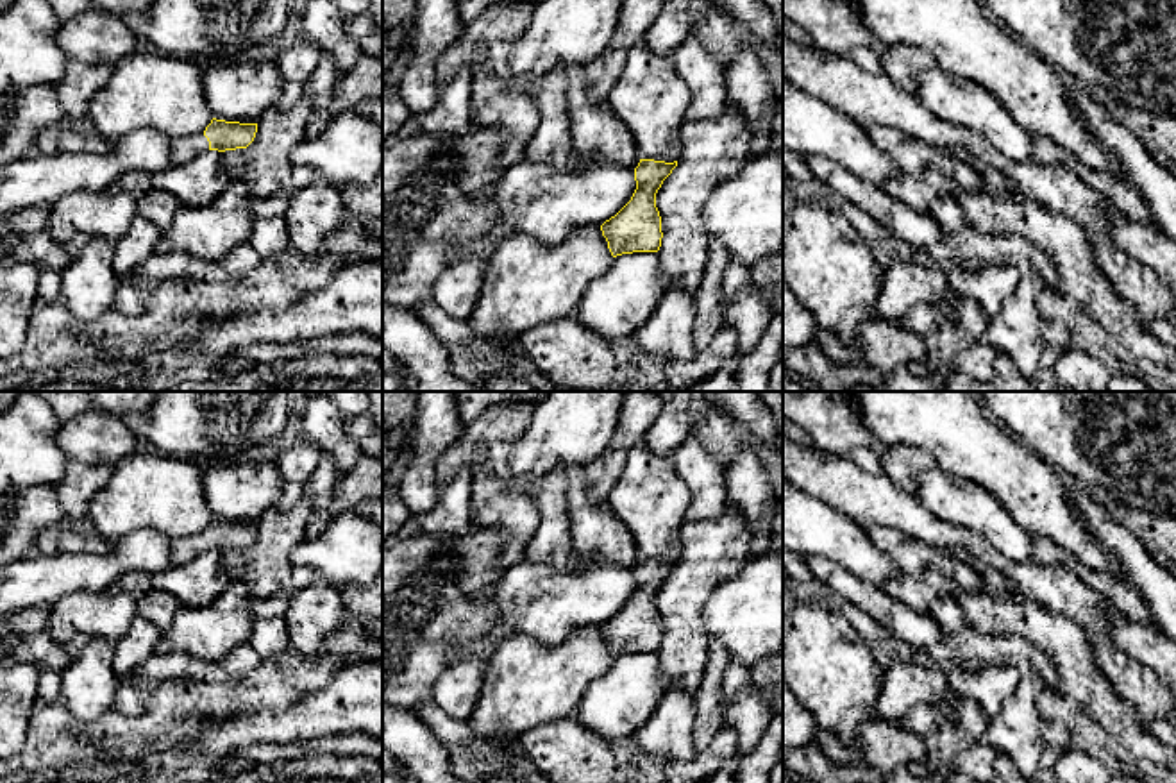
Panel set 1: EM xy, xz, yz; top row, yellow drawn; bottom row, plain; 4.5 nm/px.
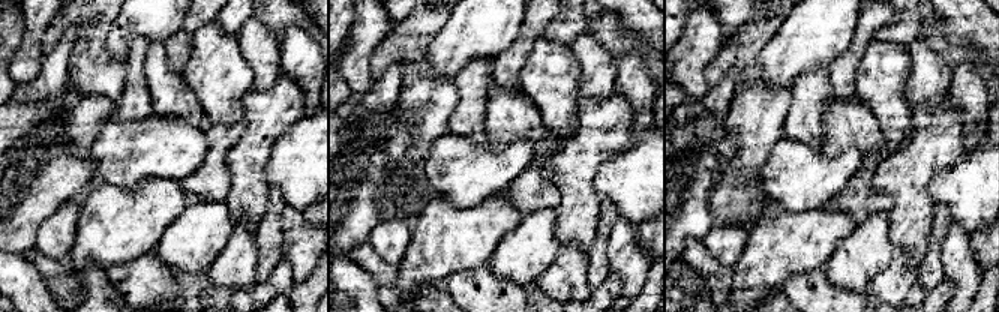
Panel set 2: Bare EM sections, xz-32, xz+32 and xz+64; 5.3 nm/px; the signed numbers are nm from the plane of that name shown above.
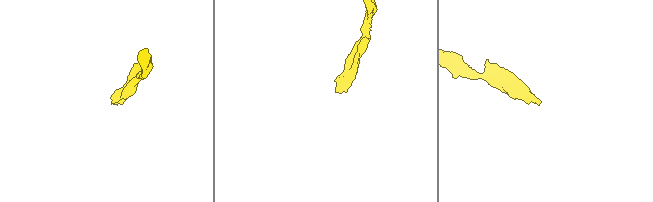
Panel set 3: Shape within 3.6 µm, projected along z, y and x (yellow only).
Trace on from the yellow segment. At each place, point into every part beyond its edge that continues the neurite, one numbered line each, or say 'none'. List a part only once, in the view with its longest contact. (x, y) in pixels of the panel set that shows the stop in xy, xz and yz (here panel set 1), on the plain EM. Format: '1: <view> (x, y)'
1: xy (184, 549)

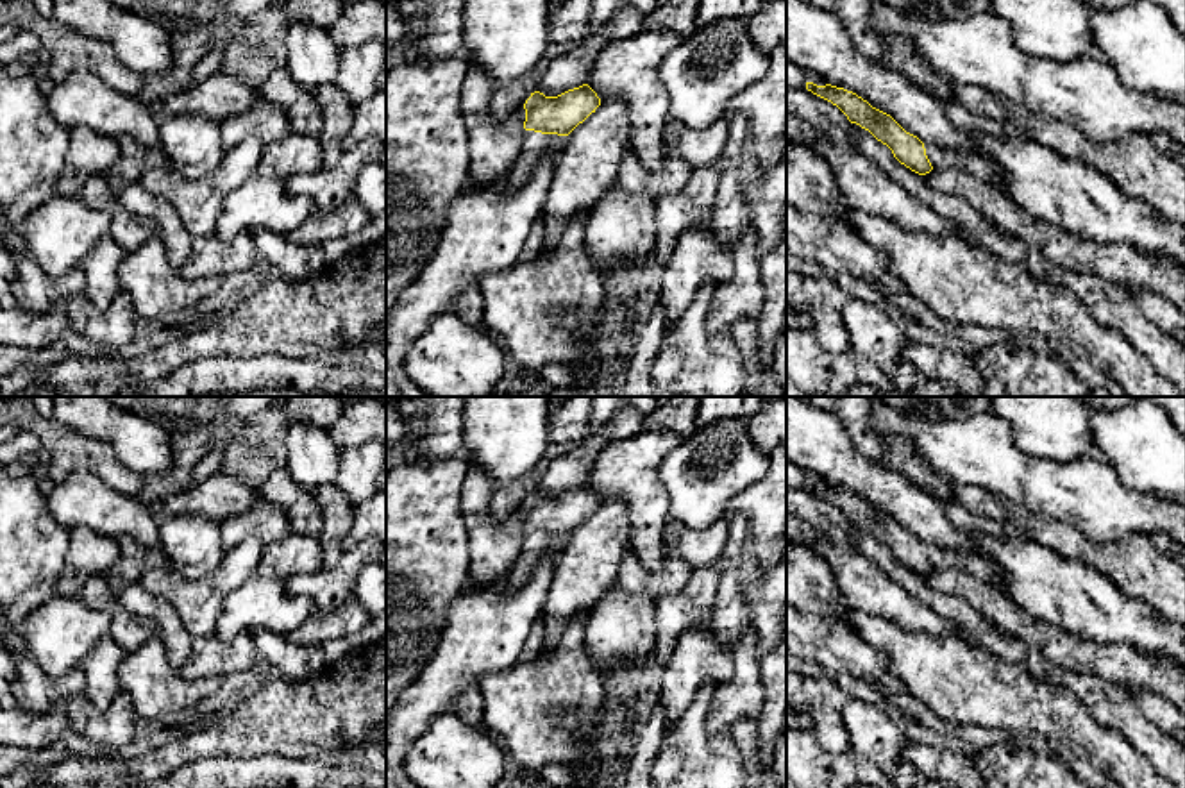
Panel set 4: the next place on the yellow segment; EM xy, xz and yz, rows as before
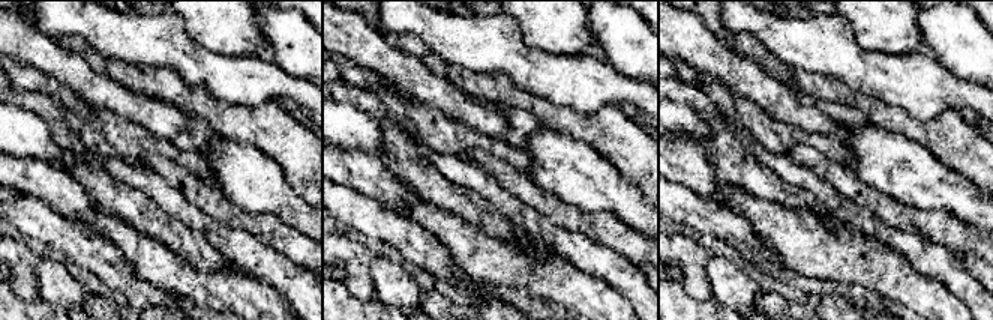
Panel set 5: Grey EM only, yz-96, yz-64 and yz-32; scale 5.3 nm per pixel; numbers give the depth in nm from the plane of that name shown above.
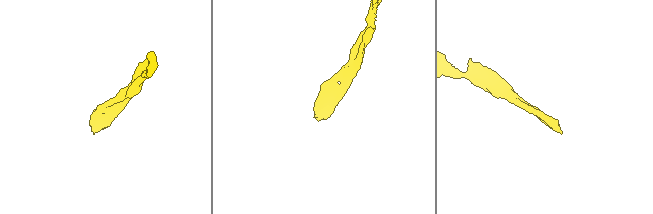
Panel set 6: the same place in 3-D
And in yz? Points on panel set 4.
1: yz (941, 558)

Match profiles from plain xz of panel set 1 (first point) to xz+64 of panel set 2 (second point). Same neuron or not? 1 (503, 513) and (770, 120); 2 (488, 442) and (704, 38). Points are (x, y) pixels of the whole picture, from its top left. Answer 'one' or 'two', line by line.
1: one
2: two

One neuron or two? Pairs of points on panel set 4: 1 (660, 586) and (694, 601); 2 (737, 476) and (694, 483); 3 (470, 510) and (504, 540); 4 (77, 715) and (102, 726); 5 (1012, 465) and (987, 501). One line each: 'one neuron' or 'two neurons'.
1: two neurons
2: one neuron
3: one neuron
4: one neuron
5: two neurons

